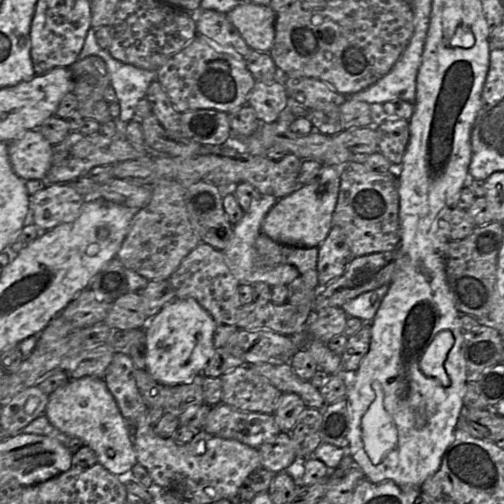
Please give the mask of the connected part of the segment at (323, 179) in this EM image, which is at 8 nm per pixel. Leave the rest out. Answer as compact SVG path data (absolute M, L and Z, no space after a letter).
M323 165L313 181L299 186L291 195L278 200L262 222L262 233L284 245L304 248L320 246L333 226L340 181L339 167Z

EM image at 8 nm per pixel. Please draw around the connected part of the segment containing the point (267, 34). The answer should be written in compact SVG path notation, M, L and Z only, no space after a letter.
M245 1L229 11L227 18L251 49L270 52L276 23L276 12L270 6Z

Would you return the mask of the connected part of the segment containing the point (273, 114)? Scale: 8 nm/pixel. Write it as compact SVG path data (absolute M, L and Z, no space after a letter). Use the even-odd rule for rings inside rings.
M283 79L275 80L271 83L256 81L248 98L248 105L251 106L262 123L272 123L278 119L280 114L289 105L289 95L283 84Z

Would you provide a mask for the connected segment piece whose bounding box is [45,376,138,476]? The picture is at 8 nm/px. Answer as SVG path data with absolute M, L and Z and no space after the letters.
M86 376L71 379L65 385L58 387L49 395L45 415L49 422L61 432L70 437L80 438L84 441L85 446L92 448L97 455L98 464L101 464L110 473L116 476L124 474L138 462L123 416L103 378Z

